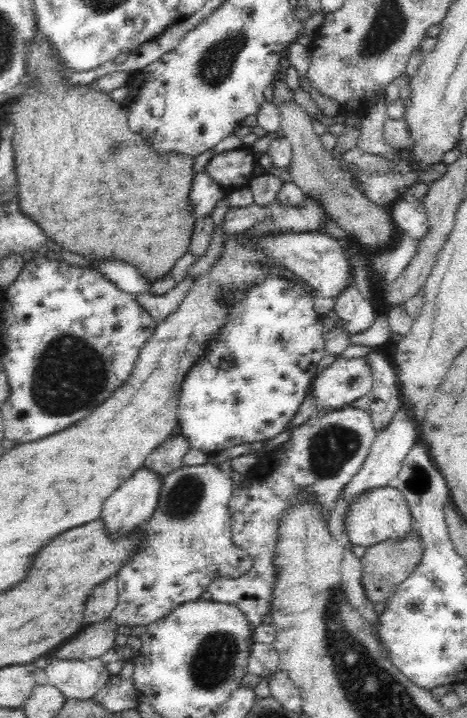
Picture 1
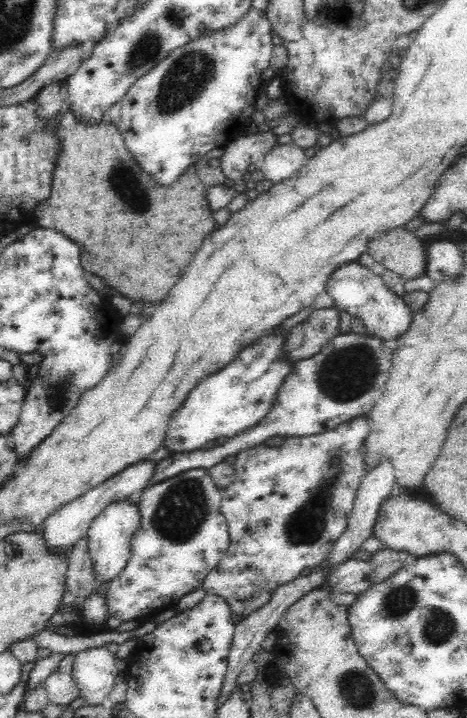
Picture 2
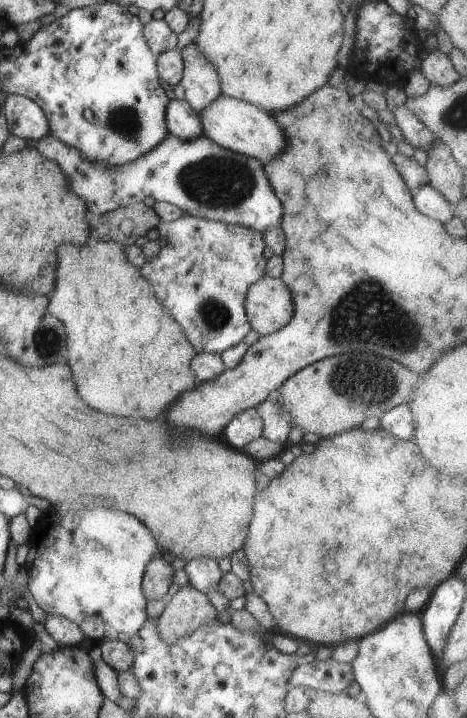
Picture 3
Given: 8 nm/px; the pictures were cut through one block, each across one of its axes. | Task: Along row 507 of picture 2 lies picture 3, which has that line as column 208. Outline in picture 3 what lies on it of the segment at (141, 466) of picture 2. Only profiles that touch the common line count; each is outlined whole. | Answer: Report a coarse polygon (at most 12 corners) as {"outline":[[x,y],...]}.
{"outline":[[195,43],[182,48],[179,83],[200,114],[220,96],[220,76]]}

